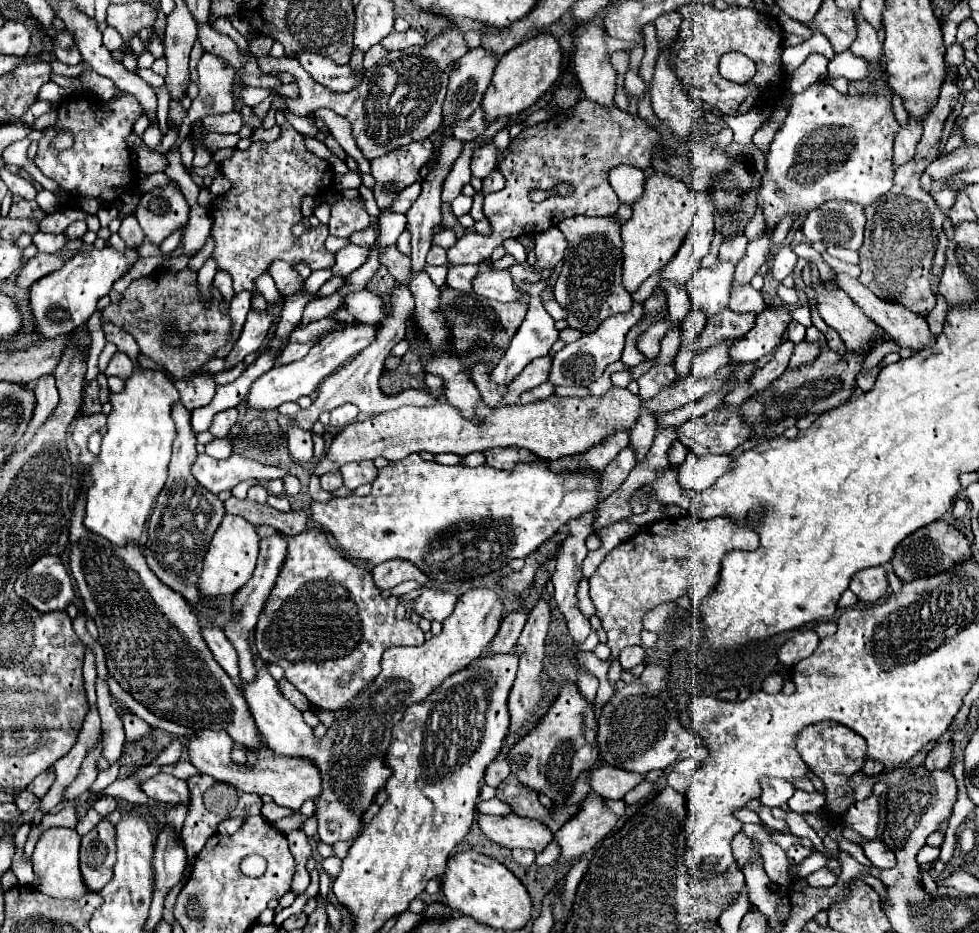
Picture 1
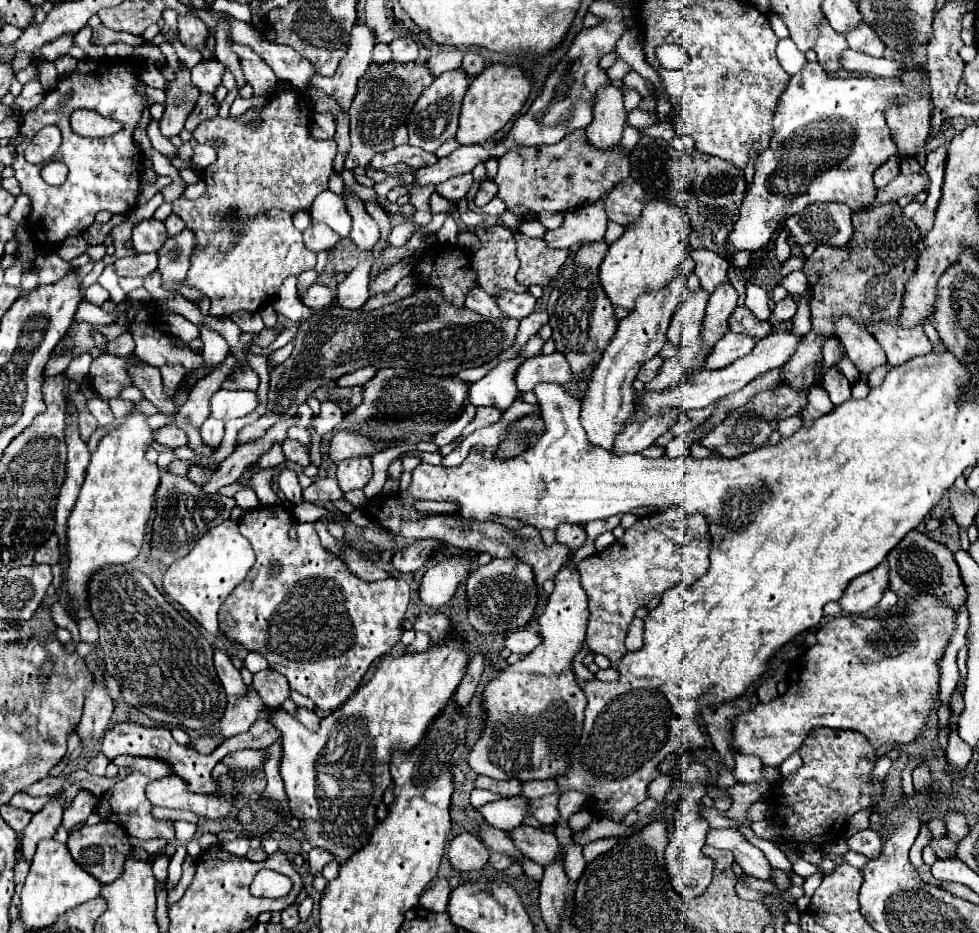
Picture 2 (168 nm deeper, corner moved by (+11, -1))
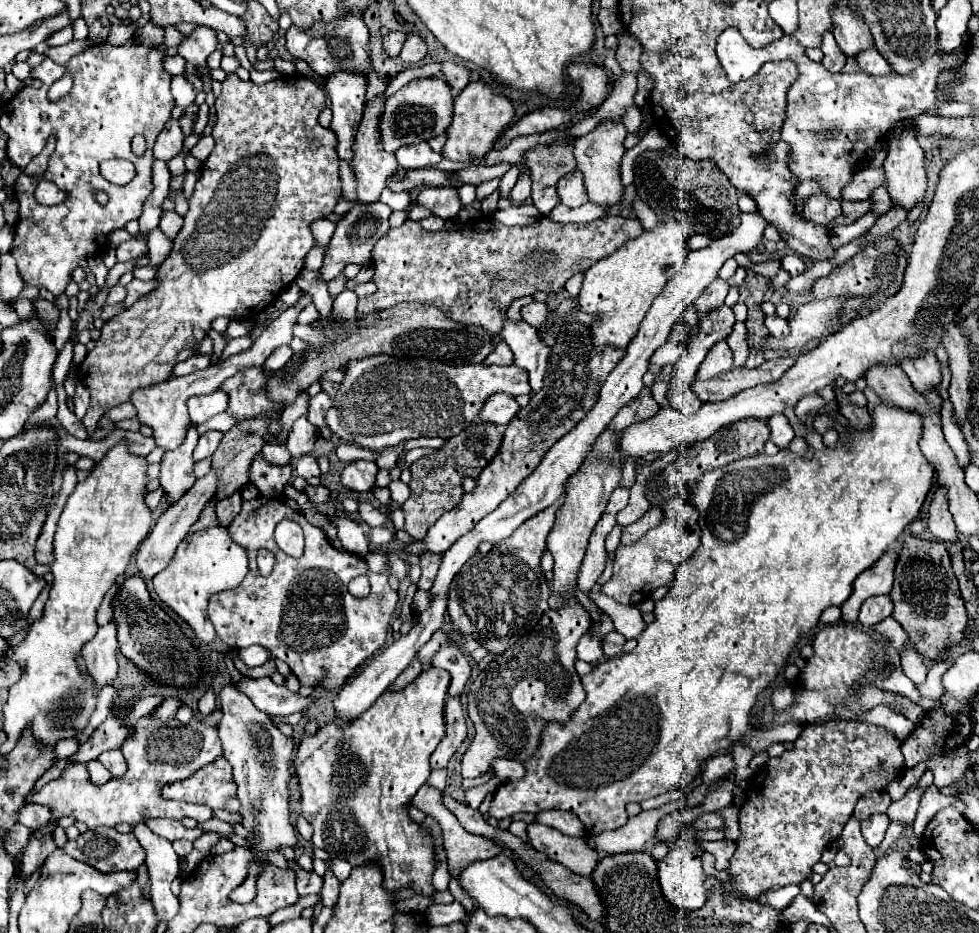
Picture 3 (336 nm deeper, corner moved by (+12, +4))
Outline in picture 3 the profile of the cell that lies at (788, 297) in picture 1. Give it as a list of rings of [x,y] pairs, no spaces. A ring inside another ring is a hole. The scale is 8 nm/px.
[[[769,315],[769,317],[765,317],[765,325],[767,325],[769,333],[775,335],[775,337],[783,337],[783,335],[789,331],[787,319],[781,319],[779,315]]]

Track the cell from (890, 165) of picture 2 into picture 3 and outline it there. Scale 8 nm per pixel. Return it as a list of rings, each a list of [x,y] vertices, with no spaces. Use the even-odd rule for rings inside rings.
[[[865,167],[865,169],[857,171],[853,181],[843,189],[843,199],[851,199],[851,201],[869,199],[871,193],[881,185],[885,185],[883,167],[879,167],[879,169]]]

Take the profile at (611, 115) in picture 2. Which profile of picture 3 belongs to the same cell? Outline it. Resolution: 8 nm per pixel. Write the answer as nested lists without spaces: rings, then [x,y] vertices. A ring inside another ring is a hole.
[[[617,117],[617,119],[605,119],[591,133],[575,139],[577,169],[583,173],[589,201],[611,207],[621,199],[623,185],[621,185],[621,177],[619,177],[619,165],[621,165],[621,157],[625,153],[625,147],[623,147],[625,135],[627,135],[627,129],[625,129],[621,117]]]

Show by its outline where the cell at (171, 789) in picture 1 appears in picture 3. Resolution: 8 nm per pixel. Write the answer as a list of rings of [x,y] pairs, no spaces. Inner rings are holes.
[[[215,759],[183,781],[167,783],[161,789],[161,797],[225,811],[239,811],[241,807],[237,799],[237,783],[231,765],[225,759]]]

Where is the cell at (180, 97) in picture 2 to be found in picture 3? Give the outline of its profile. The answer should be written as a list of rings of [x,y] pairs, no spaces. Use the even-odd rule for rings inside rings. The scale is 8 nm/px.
[[[171,117],[169,123],[165,125],[165,131],[161,131],[161,135],[157,137],[153,153],[157,159],[167,161],[167,159],[179,155],[181,149],[183,149],[183,131],[179,127],[179,121]]]

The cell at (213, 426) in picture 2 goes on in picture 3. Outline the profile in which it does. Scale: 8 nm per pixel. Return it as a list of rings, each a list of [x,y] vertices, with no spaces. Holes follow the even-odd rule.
[[[207,431],[199,437],[199,443],[193,451],[193,459],[199,461],[199,459],[205,459],[205,457],[211,457],[215,453],[215,449],[219,447],[219,441],[221,441],[223,433],[221,431]]]

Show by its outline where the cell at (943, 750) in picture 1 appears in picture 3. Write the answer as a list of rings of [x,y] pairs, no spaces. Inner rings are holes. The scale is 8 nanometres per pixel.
[[[919,785],[911,787],[901,801],[897,801],[895,805],[889,805],[889,809],[887,809],[889,819],[891,821],[903,821],[903,823],[911,825],[915,821],[915,815],[917,815],[917,809],[919,809],[919,803],[921,803],[921,797],[925,791],[927,789],[919,787]]]

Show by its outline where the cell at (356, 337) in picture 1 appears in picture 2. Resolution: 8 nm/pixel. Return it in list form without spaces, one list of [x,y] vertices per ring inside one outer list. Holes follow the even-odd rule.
[[[220,388],[210,400],[210,416],[218,420],[232,420],[242,418],[258,406],[256,392],[246,390],[224,390]]]

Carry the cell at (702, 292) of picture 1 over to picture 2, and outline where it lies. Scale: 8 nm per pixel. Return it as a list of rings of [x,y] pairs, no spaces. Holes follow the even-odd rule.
[[[698,290],[684,298],[684,302],[676,308],[672,316],[672,326],[668,328],[666,340],[676,348],[686,348],[694,344],[700,336],[700,324],[706,310],[706,292]]]

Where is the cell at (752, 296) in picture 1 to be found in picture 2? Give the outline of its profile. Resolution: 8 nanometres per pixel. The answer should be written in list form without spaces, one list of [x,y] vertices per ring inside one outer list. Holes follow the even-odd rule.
[[[738,306],[734,310],[734,316],[730,316],[730,330],[738,332],[738,334],[744,334],[748,338],[760,340],[772,330],[772,326],[768,322],[758,320],[746,306]]]

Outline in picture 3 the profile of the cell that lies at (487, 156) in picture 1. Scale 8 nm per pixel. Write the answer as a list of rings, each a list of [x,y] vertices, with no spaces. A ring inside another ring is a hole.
[[[427,187],[419,193],[417,203],[429,207],[433,215],[441,217],[443,221],[459,217],[459,211],[463,207],[457,189],[449,189],[449,187],[431,187],[431,189]]]

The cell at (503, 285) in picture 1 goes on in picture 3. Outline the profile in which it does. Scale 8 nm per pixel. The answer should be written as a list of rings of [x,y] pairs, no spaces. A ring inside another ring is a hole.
[[[531,301],[529,305],[525,305],[525,309],[521,309],[521,317],[533,325],[533,327],[545,327],[547,325],[547,305],[545,303],[537,303],[537,301]]]

